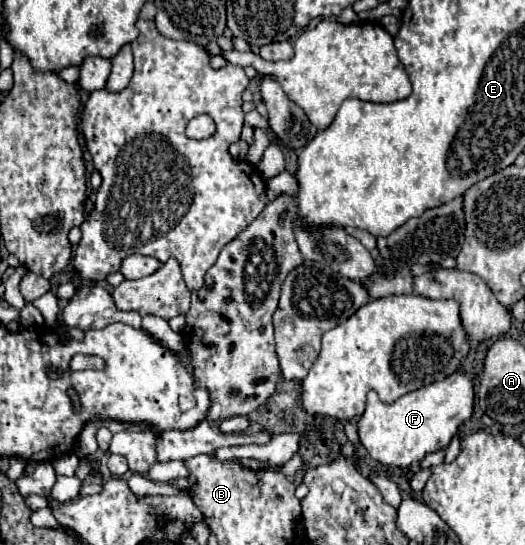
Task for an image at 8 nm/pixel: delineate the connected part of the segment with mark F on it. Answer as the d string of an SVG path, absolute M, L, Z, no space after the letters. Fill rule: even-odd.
M453 372L445 380L409 392L391 404L383 404L371 390L367 394L367 408L357 422L359 440L373 460L385 466L409 468L413 464L419 464L427 454L445 450L449 446L457 430L471 420L473 400L475 376L467 372Z

